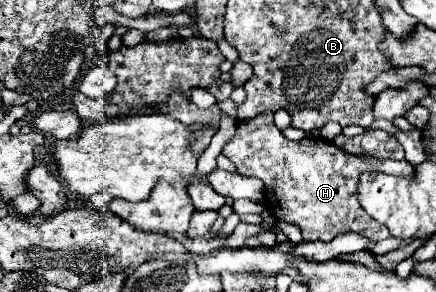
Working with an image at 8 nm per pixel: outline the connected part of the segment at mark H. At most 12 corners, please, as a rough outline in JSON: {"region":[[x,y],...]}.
{"region":[[273,113],[239,121],[223,147],[265,183],[265,207],[305,241],[391,236],[361,209],[365,171],[403,161],[289,141]]}

